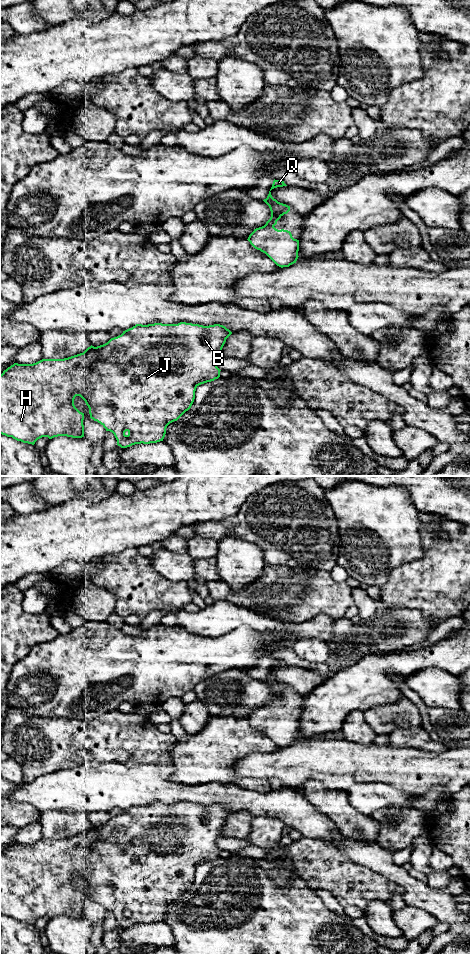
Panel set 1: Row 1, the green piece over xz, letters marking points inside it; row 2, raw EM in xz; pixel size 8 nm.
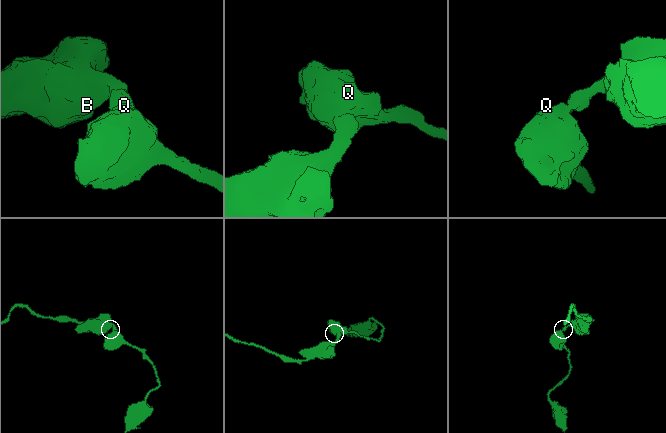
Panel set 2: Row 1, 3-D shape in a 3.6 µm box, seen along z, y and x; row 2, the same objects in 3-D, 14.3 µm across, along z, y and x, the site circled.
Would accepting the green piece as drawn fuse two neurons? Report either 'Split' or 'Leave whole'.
Leave whole

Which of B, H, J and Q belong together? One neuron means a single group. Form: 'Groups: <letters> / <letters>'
Groups: B H J Q

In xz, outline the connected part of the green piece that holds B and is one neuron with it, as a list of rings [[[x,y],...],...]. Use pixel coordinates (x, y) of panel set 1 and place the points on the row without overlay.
[[[136,804],[107,823],[97,827],[91,825],[83,833],[68,838],[42,839],[33,844],[14,843],[0,855],[0,914],[32,925],[42,917],[82,918],[84,893],[74,885],[75,877],[80,876],[89,888],[90,898],[112,912],[121,928],[163,921],[167,906],[191,888],[196,868],[220,857],[217,841],[231,814],[220,804]]]

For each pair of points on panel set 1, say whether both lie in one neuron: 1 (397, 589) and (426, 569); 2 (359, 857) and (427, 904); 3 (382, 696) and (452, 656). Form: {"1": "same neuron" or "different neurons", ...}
{"1": "same neuron", "2": "same neuron", "3": "same neuron"}

